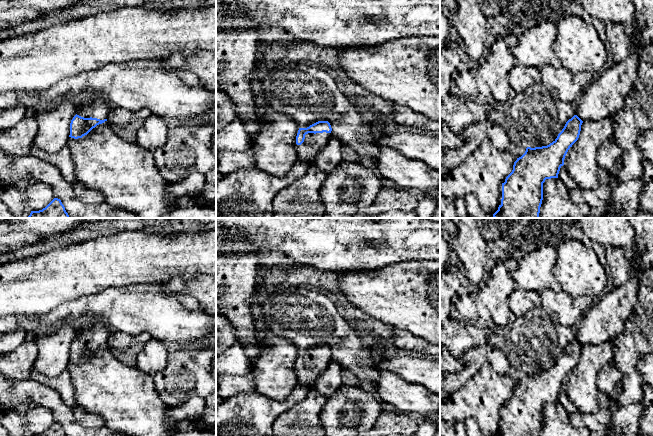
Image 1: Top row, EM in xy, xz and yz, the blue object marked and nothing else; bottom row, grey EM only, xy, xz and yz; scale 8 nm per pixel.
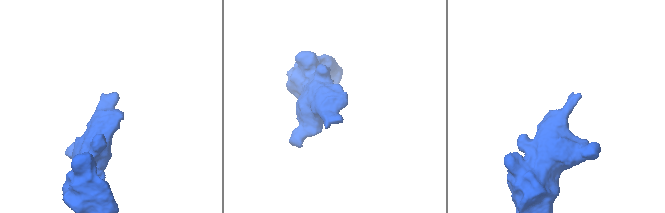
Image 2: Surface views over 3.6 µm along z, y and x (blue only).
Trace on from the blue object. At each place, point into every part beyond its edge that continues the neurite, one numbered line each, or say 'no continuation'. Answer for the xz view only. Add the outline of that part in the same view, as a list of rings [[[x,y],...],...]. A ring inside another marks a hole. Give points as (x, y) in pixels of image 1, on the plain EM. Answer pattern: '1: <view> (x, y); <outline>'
1: xz (313, 367); [[[308,357],[305,359],[304,366],[297,369],[297,380],[303,386],[307,386],[309,390],[314,388],[316,380],[321,373],[328,367],[332,357]]]

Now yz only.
1: yz (604, 321); [[[631,266],[628,281],[614,288],[593,305],[576,327],[576,339],[582,344],[600,345],[619,335],[638,302],[641,272]]]

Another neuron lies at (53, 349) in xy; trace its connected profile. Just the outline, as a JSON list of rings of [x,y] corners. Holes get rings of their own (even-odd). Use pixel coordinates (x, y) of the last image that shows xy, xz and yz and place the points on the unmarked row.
[[[64,324],[52,329],[50,333],[41,334],[33,340],[37,346],[37,358],[33,364],[33,369],[46,377],[56,377],[67,369],[70,359],[70,347],[77,338],[77,325]]]

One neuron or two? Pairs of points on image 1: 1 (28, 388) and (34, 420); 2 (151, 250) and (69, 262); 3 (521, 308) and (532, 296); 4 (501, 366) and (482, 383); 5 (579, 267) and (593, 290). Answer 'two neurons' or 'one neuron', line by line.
1: two neurons
2: one neuron
3: one neuron
4: two neurons
5: one neuron

